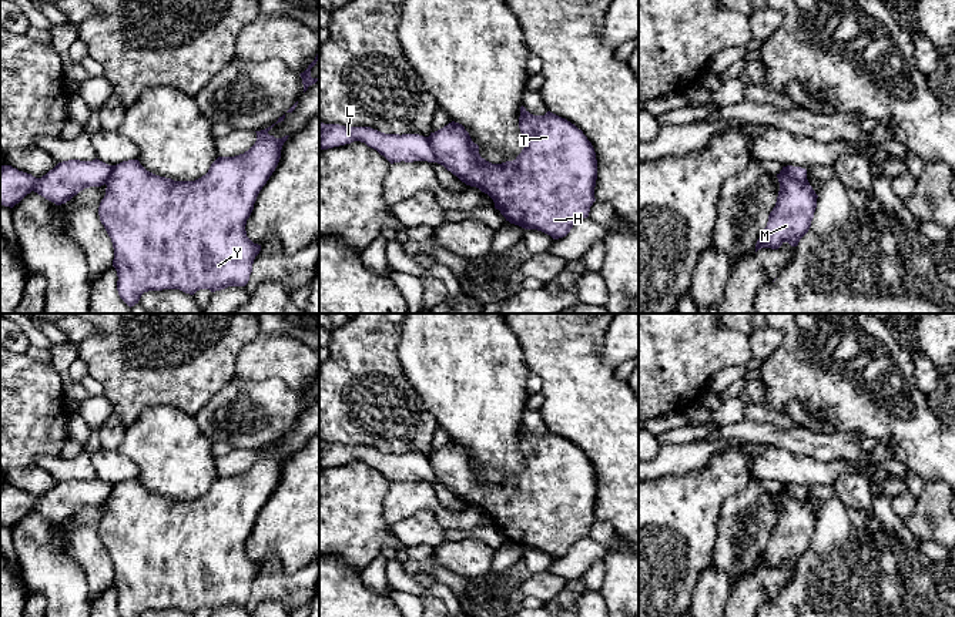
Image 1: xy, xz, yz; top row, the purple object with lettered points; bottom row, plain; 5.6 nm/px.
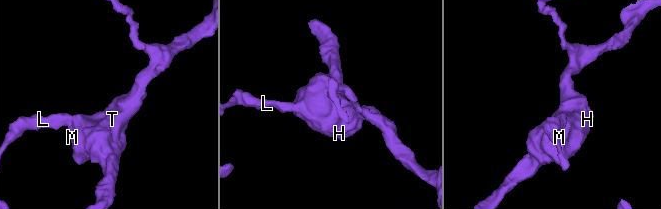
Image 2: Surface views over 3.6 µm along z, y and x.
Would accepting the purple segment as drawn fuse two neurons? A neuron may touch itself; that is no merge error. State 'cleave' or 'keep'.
cleave

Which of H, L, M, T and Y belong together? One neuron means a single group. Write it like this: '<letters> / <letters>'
H M T Y / L

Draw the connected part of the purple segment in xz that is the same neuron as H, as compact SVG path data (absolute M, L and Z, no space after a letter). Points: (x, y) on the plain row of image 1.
M522 425L519 447L525 467L513 480L502 483L492 483L482 477L479 465L459 442L452 440L430 452L428 457L435 482L443 484L466 504L487 513L506 540L525 549L542 550L553 559L563 557L576 541L589 536L590 526L596 520L594 467L582 449L550 430L544 435L533 435Z

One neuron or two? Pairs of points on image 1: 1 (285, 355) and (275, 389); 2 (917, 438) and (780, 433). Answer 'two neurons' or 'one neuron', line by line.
1: two neurons
2: two neurons

